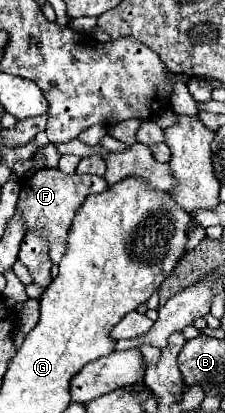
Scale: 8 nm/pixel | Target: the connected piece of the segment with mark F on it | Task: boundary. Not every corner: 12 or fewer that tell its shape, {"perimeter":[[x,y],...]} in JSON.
{"perimeter":[[40,169],[22,181],[26,229],[50,241],[58,265],[78,209],[104,193],[98,175]]}

